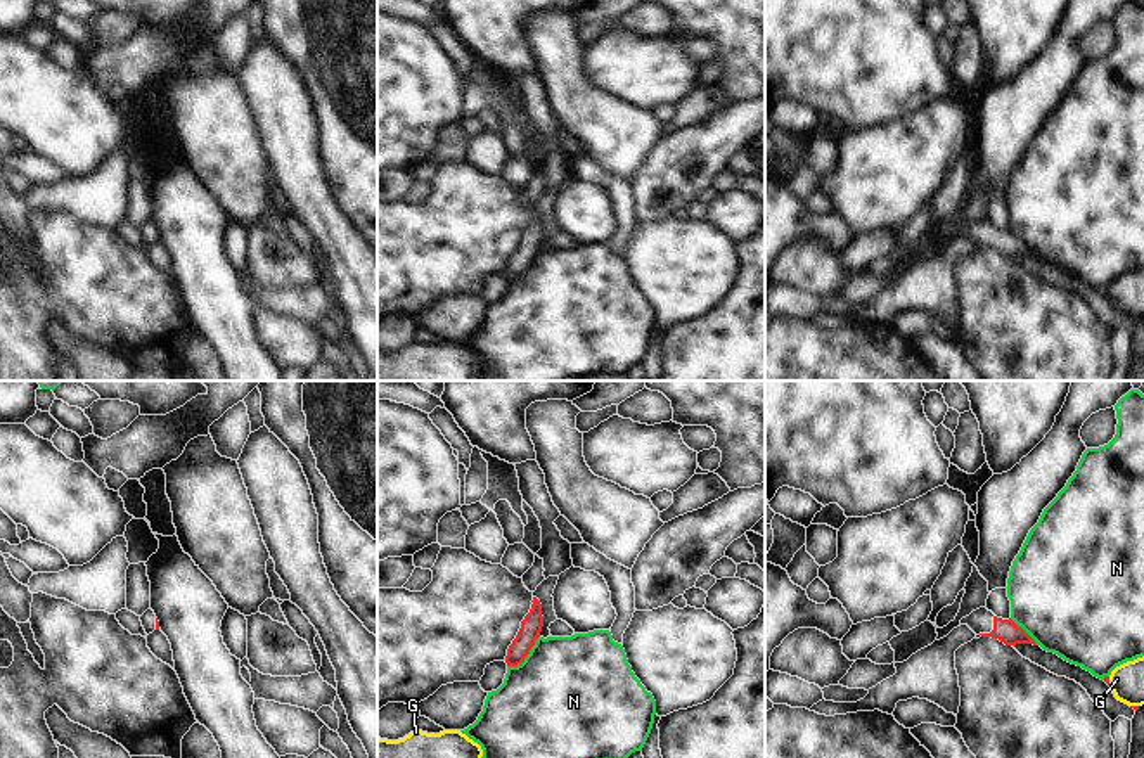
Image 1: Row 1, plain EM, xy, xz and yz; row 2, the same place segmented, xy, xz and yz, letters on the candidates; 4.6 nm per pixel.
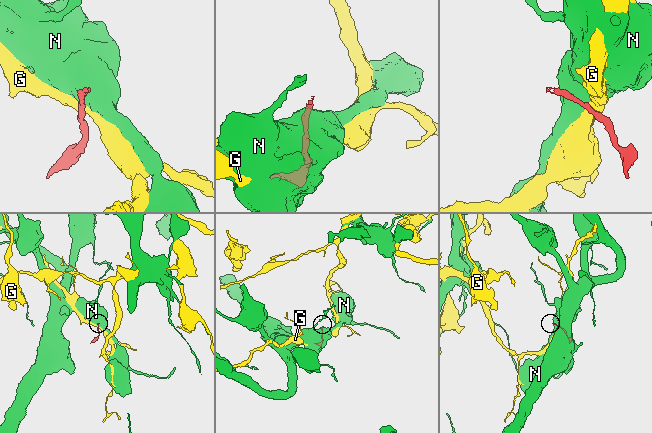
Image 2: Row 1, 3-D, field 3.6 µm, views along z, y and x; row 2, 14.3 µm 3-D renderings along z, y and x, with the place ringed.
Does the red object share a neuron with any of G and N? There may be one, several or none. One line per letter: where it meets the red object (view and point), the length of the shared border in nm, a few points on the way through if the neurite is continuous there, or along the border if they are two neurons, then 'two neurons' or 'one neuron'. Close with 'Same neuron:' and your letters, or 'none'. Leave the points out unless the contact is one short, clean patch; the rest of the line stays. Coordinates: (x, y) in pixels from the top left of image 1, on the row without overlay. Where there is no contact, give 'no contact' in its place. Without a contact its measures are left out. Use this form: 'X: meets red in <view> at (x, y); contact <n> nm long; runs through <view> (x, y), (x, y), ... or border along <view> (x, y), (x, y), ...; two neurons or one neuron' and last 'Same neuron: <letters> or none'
G: meets red in yz at (1108, 293); contact 40 nm long; border along yz (1108, 289), (1110, 296); two neurons
N: meets red in xz at (527, 267); contact 220 nm long; two neurons
Same neuron: none

